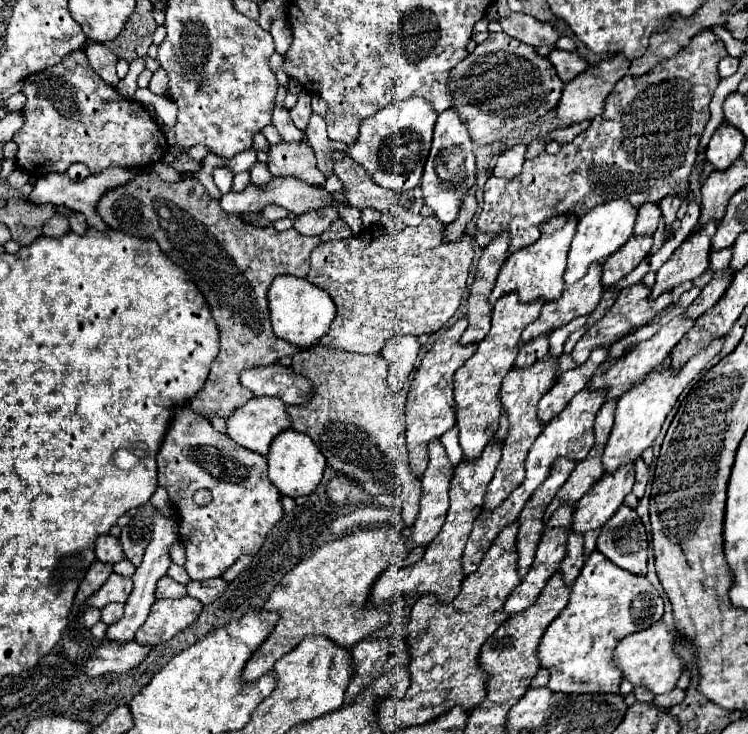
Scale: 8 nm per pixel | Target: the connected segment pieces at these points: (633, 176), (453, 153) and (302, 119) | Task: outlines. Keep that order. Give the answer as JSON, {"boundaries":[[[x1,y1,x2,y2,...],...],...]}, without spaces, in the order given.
{"boundaries":[[[702,30,676,56,658,62,648,74,624,76,608,96,604,114,596,116,592,120,592,126,586,132,578,134,572,142,564,144,558,154,544,152,534,160,526,160,522,172,510,180,490,176,484,186,484,206,476,226,476,242,480,246,486,246,492,238,506,230,512,232,512,254,530,246,540,236,540,224,554,214,568,212,576,218,582,218,594,206,614,198,624,198,630,204,642,206,646,202,660,202,672,192,686,192,700,136,710,120,708,104,720,82,720,56,726,56,724,42,718,40,710,30]],[[456,110,442,112,440,120,436,122,436,128,434,128,432,150,426,160,422,182,420,182,424,202,438,216,438,220,444,218,442,214,448,210,454,212,454,220,456,220,458,208,460,208,464,196,468,194,470,186,474,184,474,170,476,170,476,164,474,164,474,154,472,154,472,140,470,140,464,120,460,118,460,114]],[[304,90,304,92,298,94,298,104,290,110,290,116,292,116,294,124,296,124,300,130,306,130,310,114,312,114,312,108,310,108,310,94]]]}

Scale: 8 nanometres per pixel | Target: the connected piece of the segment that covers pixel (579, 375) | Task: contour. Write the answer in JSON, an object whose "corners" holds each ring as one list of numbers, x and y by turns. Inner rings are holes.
{"corners":[[596,348,584,364,560,374,554,388,546,392,546,396,542,396,538,404,538,416,544,422,550,422,554,416,558,416,558,412,568,406,572,396,588,386,592,374,606,360,606,356,608,356,608,348]]}

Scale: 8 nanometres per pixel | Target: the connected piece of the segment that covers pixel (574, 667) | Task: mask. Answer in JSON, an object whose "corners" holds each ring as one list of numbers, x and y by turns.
{"corners":[[594,550,572,586,568,606,542,636,538,658,542,668,550,670,548,688,566,694,618,692,624,676,614,664,616,644,634,632,650,628,662,618,662,612,662,598,646,576,630,574]]}

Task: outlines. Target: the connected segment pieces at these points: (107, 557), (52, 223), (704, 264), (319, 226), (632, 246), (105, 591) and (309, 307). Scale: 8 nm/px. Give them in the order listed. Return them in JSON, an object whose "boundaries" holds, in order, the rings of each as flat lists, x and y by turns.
{"boundaries":[[[110,534,100,536,98,542,96,542,96,556,98,556,100,562,106,562,106,564,116,564,116,562,124,560,120,540,110,536]],[[54,214,42,228,42,234,44,236,62,236,70,230,68,226,68,218,64,214]],[[708,220,704,224,696,224,686,242,670,256,666,264,656,274,656,284,652,288,650,300,658,298,662,292,668,292,680,286,686,280,694,280,708,270,708,256,710,256,710,238,716,232,718,222]],[[335,201,332,208,324,208,320,212,308,212,294,220,294,228,304,236,320,236,330,228,334,220,338,220,337,208,341,203]],[[632,236,632,240,628,240,628,244,620,248,620,252,608,256,608,260,604,260,602,264,604,288,610,288,626,274,630,274,650,254,650,248,652,248,652,236]],[[112,574,106,580,106,584,84,602,84,610,86,608,98,608,98,610,102,610,104,606,108,606,112,602,124,604,128,600,130,592,132,592,132,580,130,578,124,578,124,576]],[[276,276,268,290,268,304,270,304,270,322,272,330,280,340,294,344,302,350,312,348,320,342,322,336,328,334,330,322,336,316,336,306,328,292,316,288,304,278,294,276]]]}

